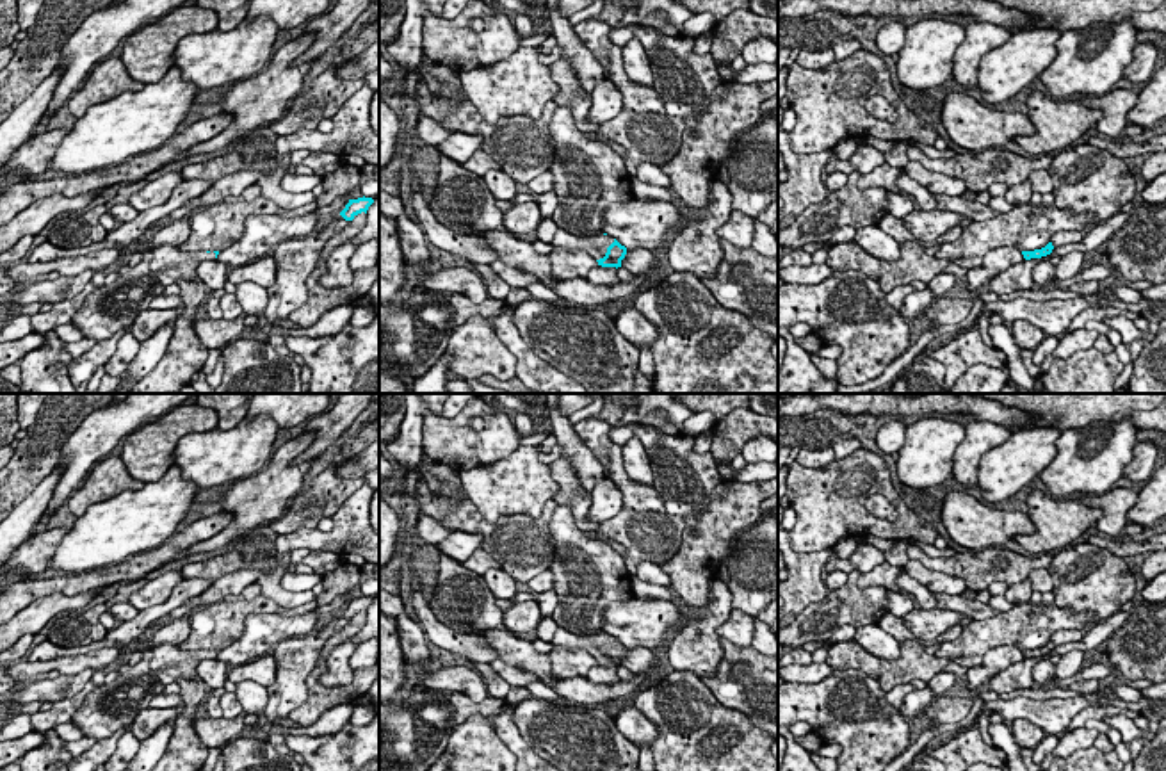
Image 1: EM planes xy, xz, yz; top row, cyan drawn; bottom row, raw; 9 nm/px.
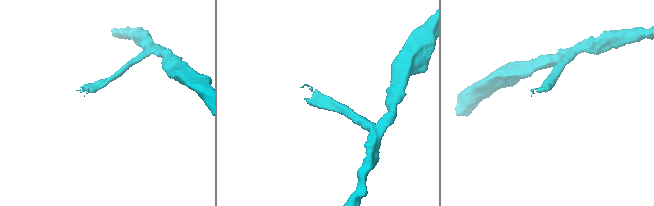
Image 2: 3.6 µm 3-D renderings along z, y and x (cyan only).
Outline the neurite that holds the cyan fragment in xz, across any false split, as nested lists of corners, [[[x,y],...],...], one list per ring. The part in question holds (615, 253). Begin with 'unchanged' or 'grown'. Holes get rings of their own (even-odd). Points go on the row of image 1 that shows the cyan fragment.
grown; [[[557,230],[552,239],[552,249],[584,249],[602,267],[621,267],[621,260],[627,255],[627,248],[609,235],[595,235],[593,239],[579,239],[564,230]]]

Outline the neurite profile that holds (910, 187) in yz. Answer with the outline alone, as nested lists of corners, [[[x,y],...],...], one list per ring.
[[[906,173],[897,178],[897,187],[903,194],[913,196],[919,201],[920,210],[929,212],[936,208],[936,199],[933,194],[911,180]]]

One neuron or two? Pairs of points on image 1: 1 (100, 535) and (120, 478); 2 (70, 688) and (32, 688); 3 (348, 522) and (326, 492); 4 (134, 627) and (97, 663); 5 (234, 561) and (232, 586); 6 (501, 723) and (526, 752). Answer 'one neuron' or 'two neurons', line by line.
1: two neurons
2: one neuron
3: two neurons
4: two neurons
5: two neurons
6: one neuron

